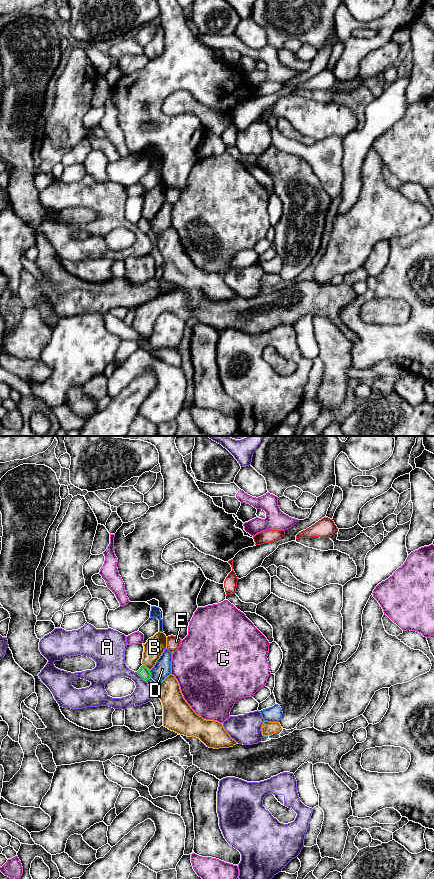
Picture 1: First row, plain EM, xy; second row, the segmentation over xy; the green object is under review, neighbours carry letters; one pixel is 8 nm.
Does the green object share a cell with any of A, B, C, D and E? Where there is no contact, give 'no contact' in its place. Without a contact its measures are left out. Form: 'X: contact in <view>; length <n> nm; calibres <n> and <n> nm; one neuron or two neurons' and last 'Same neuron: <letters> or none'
A: contact in xy; length 120 nm; calibres 90 and 190 nm; two neurons
B: contact in xy; length 80 nm; calibres 90 and 160 nm; two neurons
C: no contact; two neurons
D: contact in xy; length 70 nm; calibres 90 and 140 nm; two neurons
E: contact in xy; length 30 nm; calibres 20 and 110 nm; one neuron
Same neuron: E

